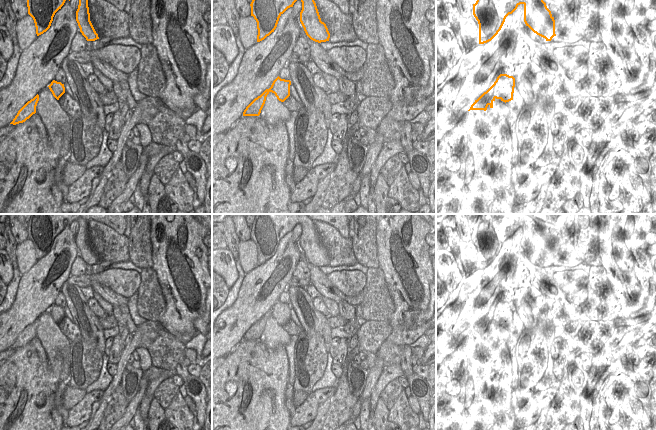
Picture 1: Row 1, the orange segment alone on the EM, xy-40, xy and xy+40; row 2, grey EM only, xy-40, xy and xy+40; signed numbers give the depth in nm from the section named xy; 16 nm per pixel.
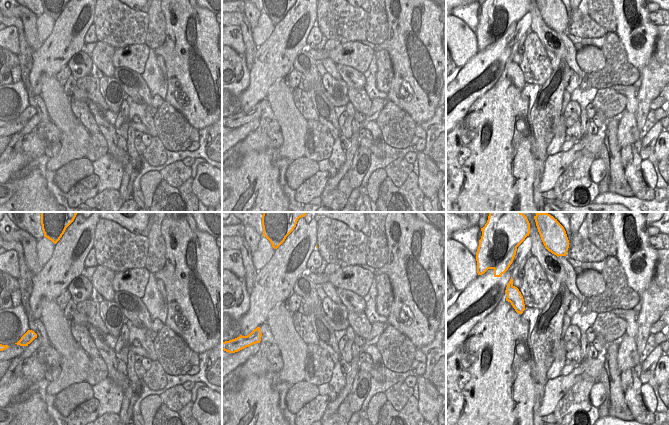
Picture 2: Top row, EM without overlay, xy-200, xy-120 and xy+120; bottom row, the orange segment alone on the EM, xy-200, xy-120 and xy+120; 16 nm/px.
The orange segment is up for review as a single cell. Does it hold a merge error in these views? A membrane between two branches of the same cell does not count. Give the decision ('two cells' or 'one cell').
two cells

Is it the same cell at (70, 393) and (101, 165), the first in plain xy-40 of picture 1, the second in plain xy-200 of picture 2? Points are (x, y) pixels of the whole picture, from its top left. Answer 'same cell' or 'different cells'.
different cells

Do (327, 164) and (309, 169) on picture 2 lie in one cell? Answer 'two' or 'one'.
two

